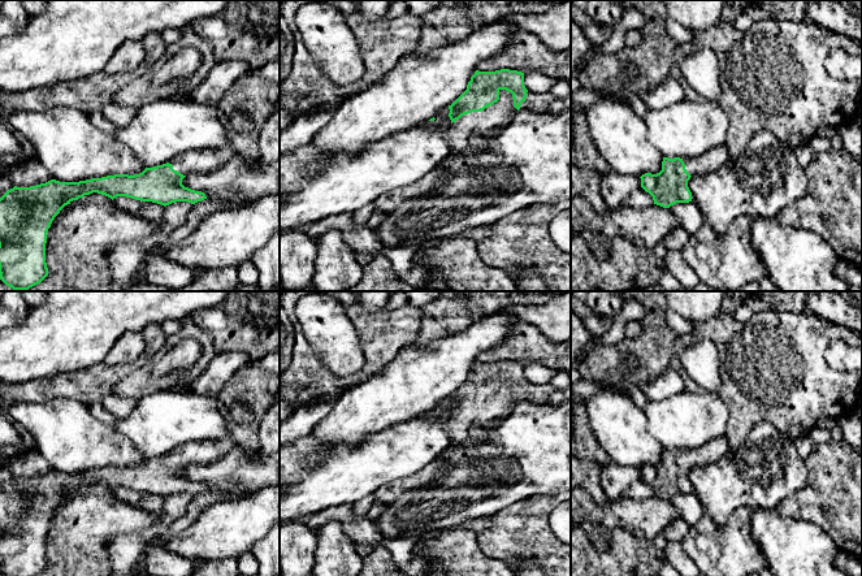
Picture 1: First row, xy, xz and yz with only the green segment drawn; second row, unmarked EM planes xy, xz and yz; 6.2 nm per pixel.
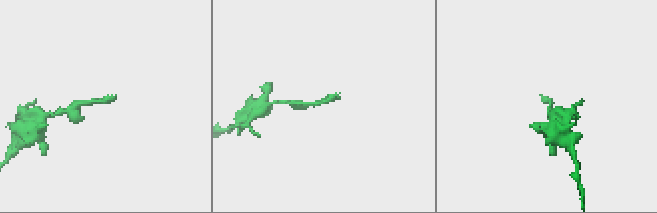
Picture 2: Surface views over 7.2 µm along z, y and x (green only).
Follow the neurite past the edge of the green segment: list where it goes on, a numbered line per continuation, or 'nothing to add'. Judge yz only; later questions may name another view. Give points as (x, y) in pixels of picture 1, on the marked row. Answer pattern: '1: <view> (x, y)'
1: yz (715, 157)

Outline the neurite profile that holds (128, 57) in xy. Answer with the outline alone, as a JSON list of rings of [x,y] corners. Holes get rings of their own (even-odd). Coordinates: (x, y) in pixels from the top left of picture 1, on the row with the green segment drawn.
[[[143,40],[122,43],[107,62],[104,72],[107,74],[121,74],[137,72],[146,59]]]

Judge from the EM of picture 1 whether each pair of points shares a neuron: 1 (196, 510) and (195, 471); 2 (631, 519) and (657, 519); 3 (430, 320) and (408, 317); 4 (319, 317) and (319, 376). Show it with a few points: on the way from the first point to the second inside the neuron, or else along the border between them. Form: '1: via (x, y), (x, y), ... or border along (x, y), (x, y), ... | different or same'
1: border along (207, 489), (224, 492), (230, 498) | different
2: via (637, 519), (650, 519) | same
3: border along (421, 308), (421, 325), (414, 341) | different
4: border along (302, 330), (315, 354), (341, 377) | different

